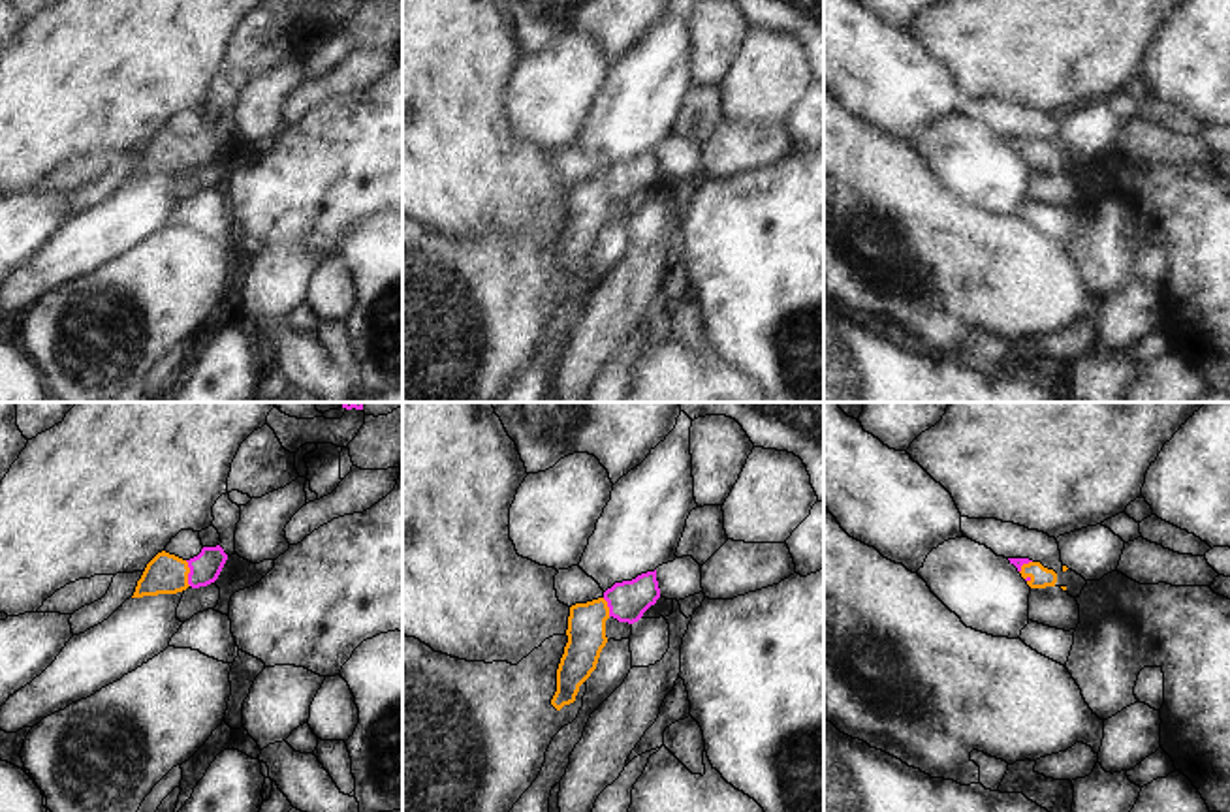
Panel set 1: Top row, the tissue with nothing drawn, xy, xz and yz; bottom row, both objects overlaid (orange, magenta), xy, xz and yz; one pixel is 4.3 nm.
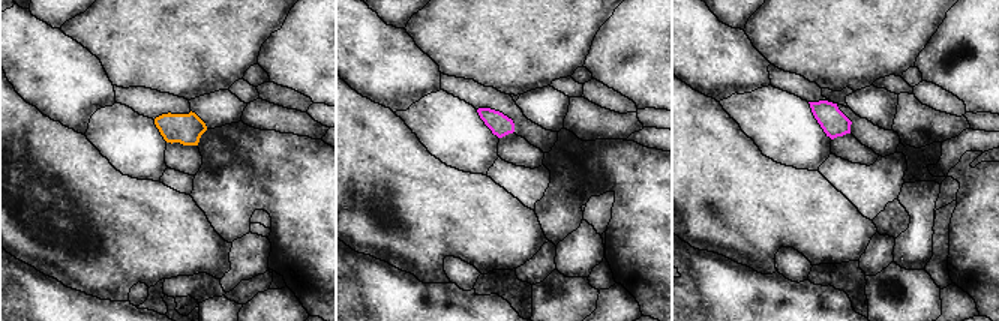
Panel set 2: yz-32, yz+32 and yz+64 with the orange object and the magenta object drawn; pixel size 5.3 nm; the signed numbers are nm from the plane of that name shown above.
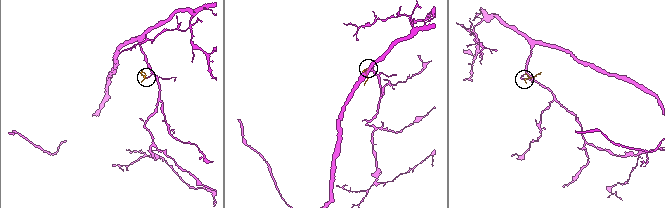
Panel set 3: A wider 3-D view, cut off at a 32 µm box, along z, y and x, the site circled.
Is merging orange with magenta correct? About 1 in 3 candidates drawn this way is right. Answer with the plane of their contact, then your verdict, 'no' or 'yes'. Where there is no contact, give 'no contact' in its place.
contact in xy; yes

